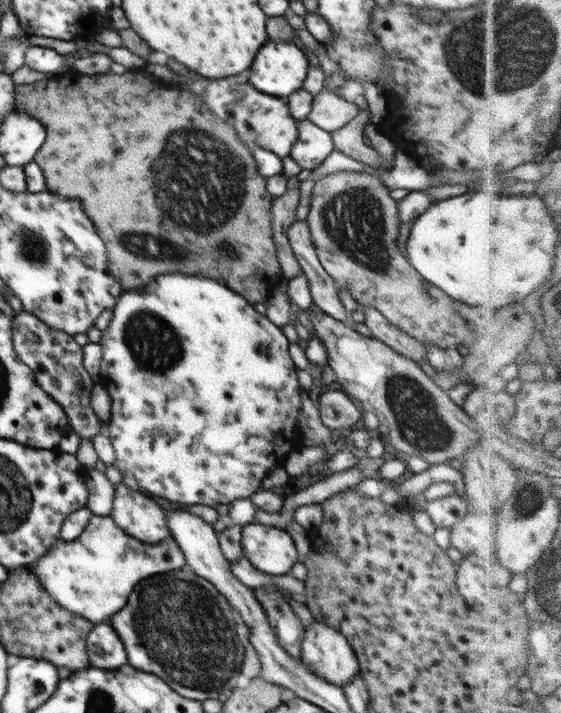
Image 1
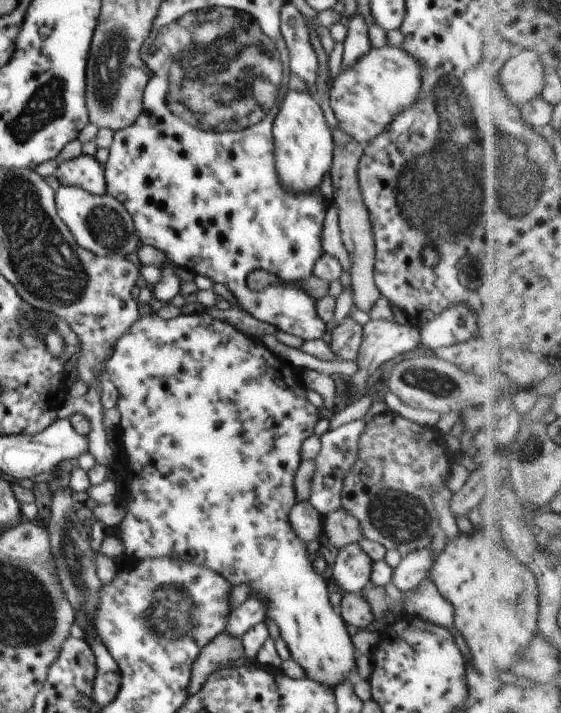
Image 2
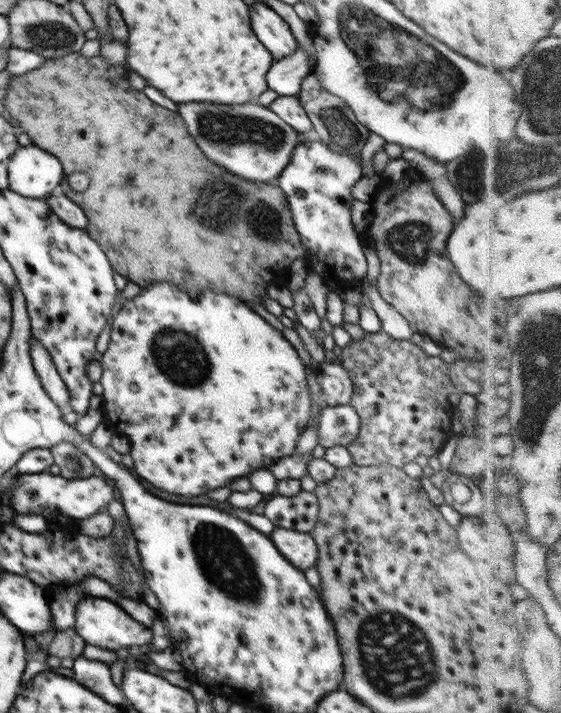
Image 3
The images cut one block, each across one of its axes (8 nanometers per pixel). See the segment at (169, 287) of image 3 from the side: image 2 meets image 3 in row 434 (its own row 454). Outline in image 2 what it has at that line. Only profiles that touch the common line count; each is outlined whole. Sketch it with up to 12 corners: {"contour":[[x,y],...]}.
{"contour":[[208,313],[105,376],[127,558],[267,602],[329,689],[356,648],[293,533],[318,409]]}

